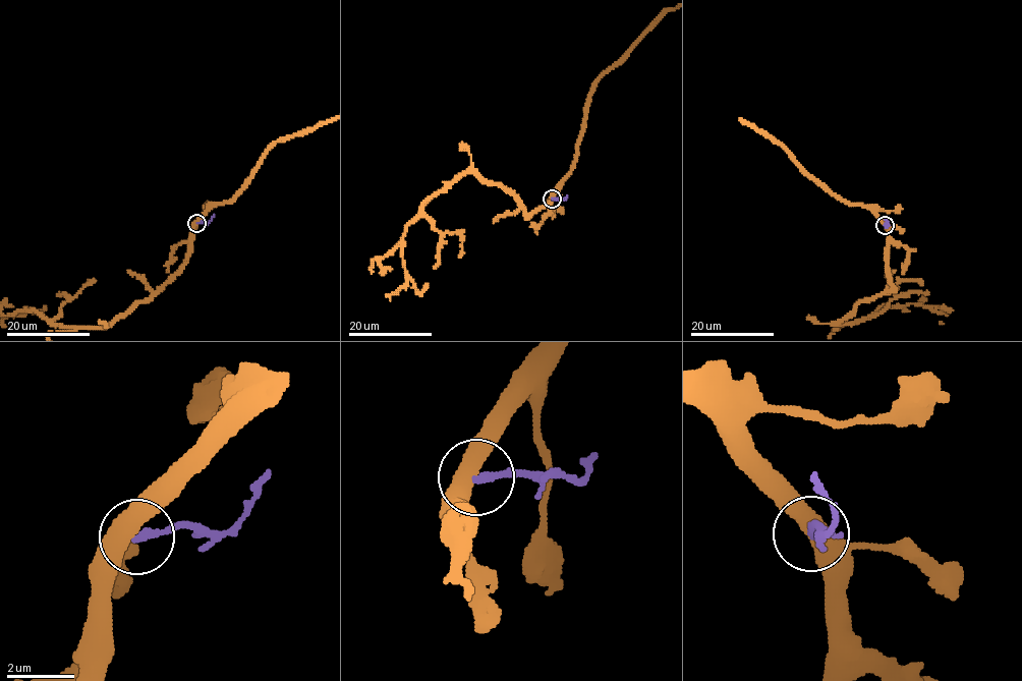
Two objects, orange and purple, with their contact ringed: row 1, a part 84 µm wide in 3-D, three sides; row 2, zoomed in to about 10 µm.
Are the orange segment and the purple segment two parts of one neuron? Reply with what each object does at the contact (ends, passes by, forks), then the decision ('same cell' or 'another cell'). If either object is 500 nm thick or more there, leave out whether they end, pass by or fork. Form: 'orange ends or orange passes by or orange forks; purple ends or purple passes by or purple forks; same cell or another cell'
another cell

